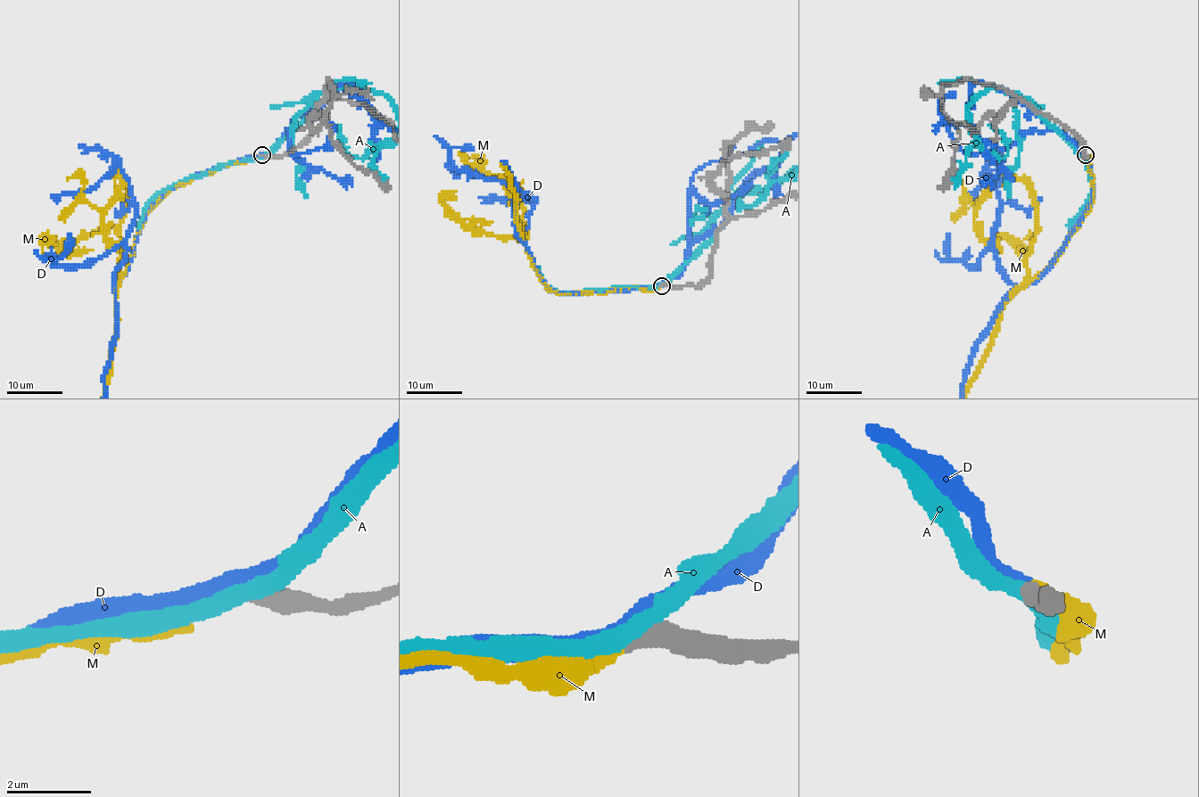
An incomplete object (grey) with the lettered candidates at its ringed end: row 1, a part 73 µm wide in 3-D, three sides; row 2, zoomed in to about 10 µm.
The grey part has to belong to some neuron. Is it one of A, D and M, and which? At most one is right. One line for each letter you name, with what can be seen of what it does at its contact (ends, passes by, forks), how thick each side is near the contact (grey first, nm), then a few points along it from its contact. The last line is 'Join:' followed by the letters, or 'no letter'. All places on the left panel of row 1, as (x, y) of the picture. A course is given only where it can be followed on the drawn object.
M: it ends; calibres 440 and 320 nm
Join: M

